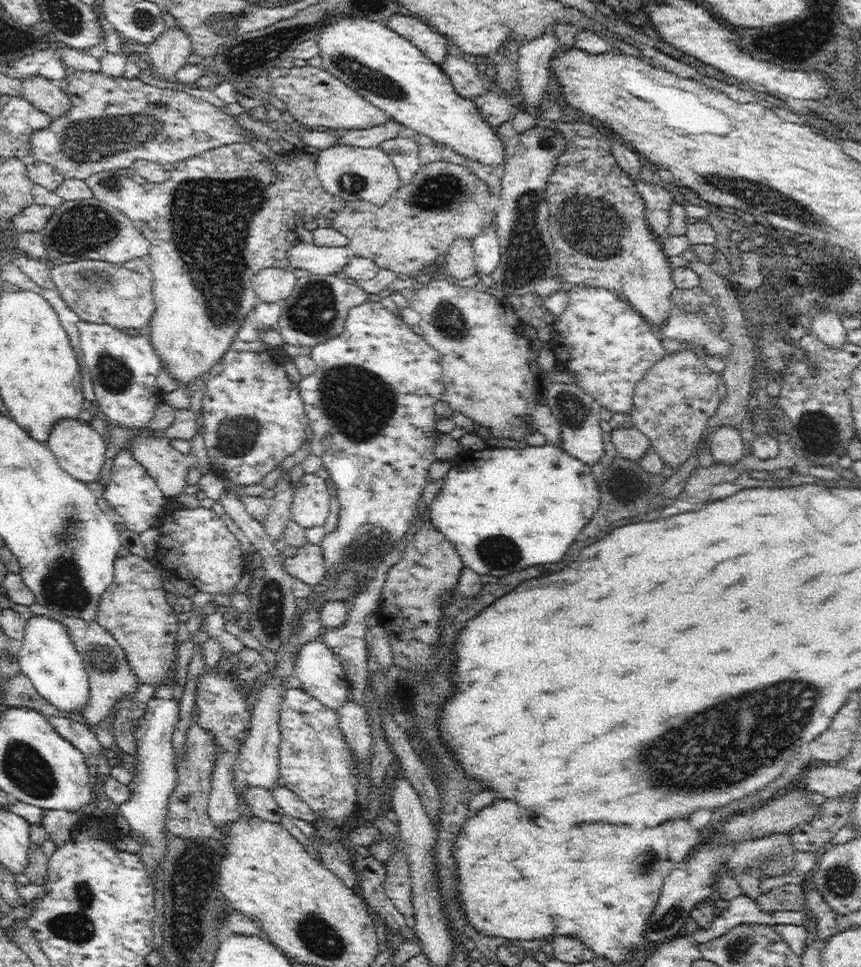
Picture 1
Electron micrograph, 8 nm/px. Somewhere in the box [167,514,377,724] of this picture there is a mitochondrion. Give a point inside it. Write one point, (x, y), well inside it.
(271, 613)

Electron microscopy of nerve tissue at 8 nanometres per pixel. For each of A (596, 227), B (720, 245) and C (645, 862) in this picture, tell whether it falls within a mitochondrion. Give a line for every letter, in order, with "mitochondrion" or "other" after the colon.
A: mitochondrion
B: other
C: mitochondrion

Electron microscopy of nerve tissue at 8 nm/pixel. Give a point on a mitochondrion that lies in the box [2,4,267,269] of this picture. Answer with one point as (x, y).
(93, 139)

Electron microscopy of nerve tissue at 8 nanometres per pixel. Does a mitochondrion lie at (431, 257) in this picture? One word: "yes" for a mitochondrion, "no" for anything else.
no

